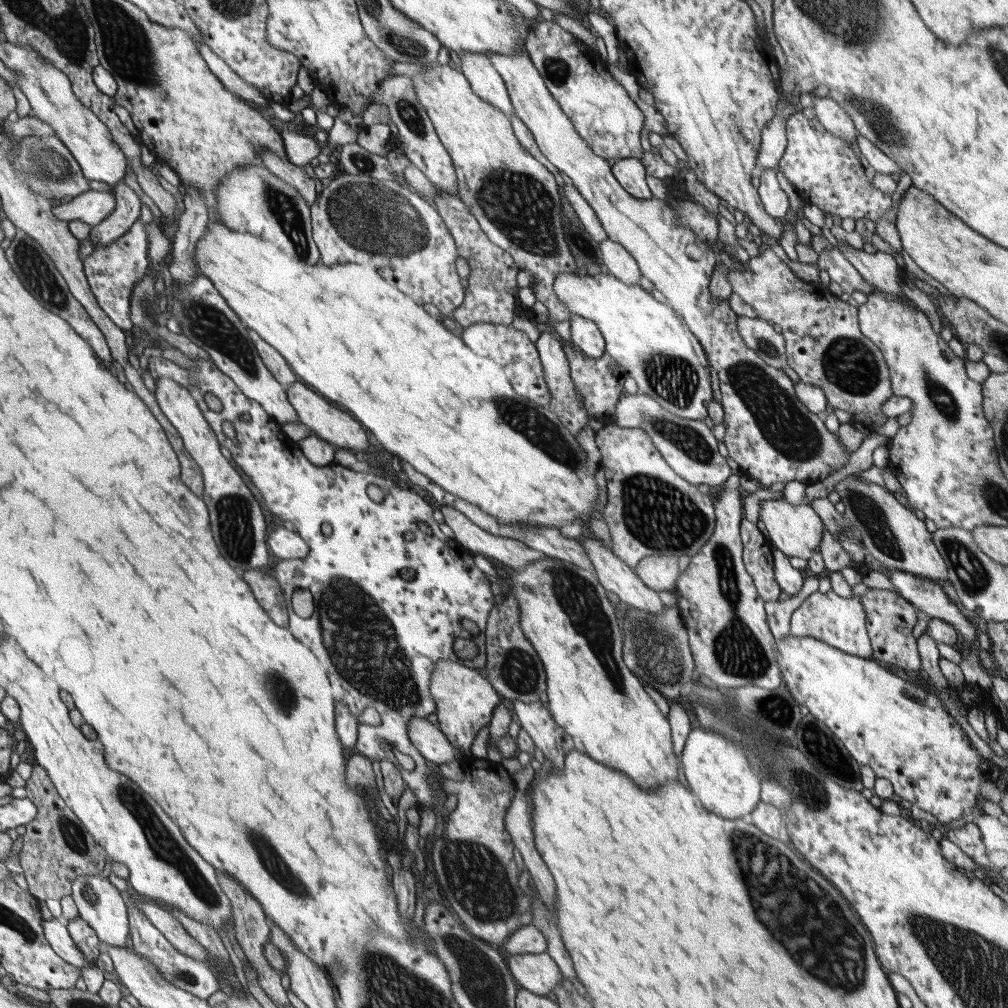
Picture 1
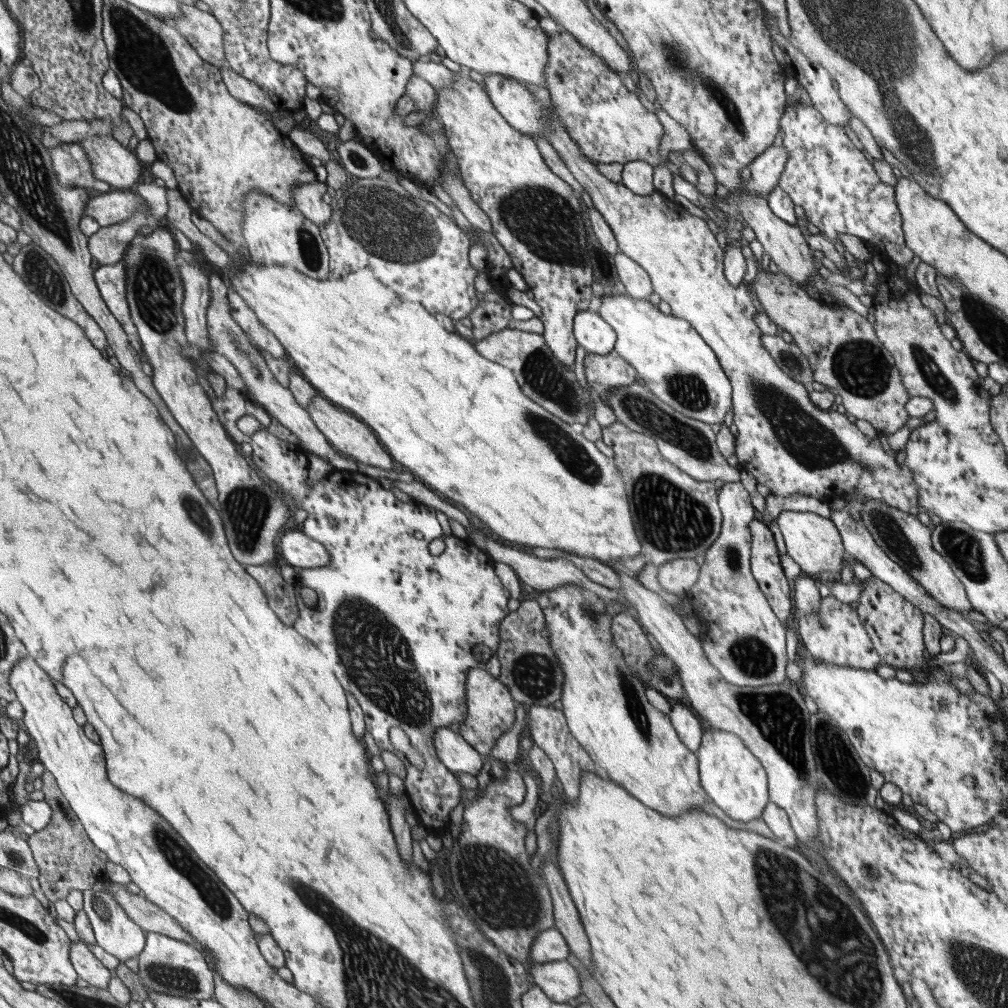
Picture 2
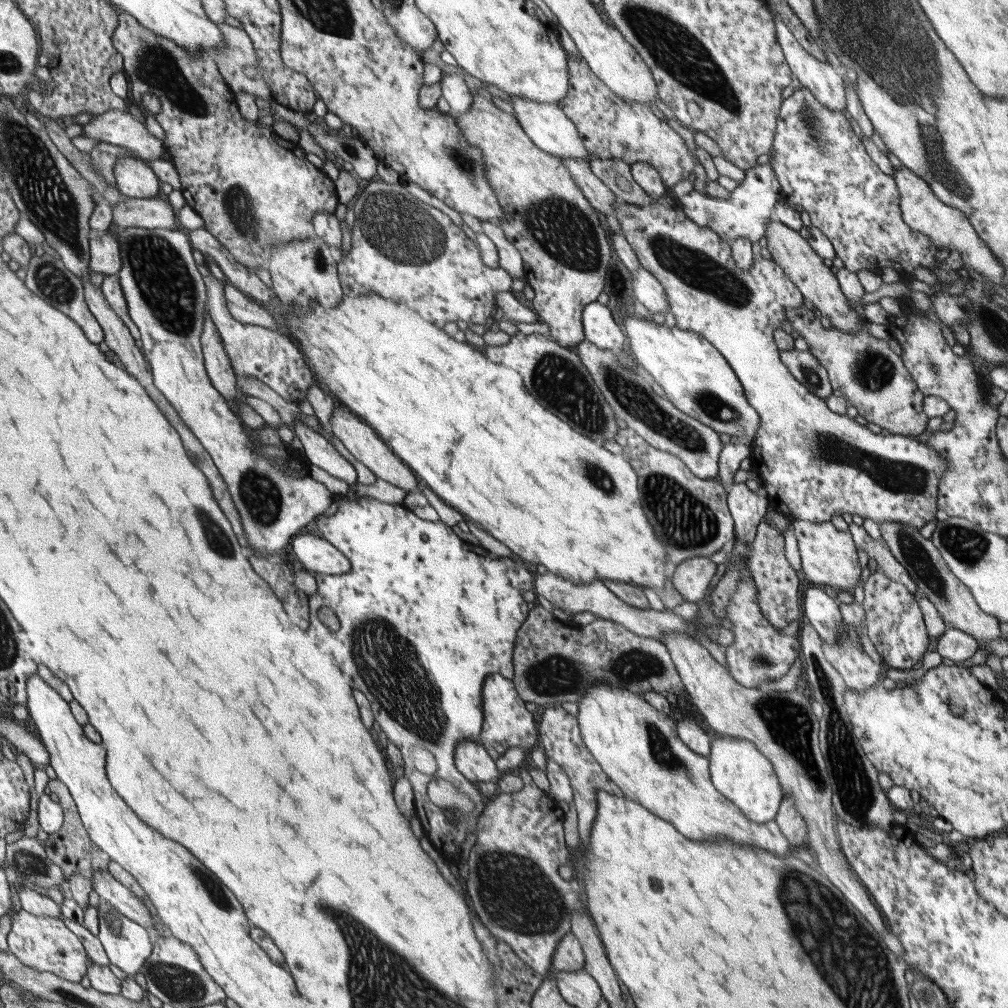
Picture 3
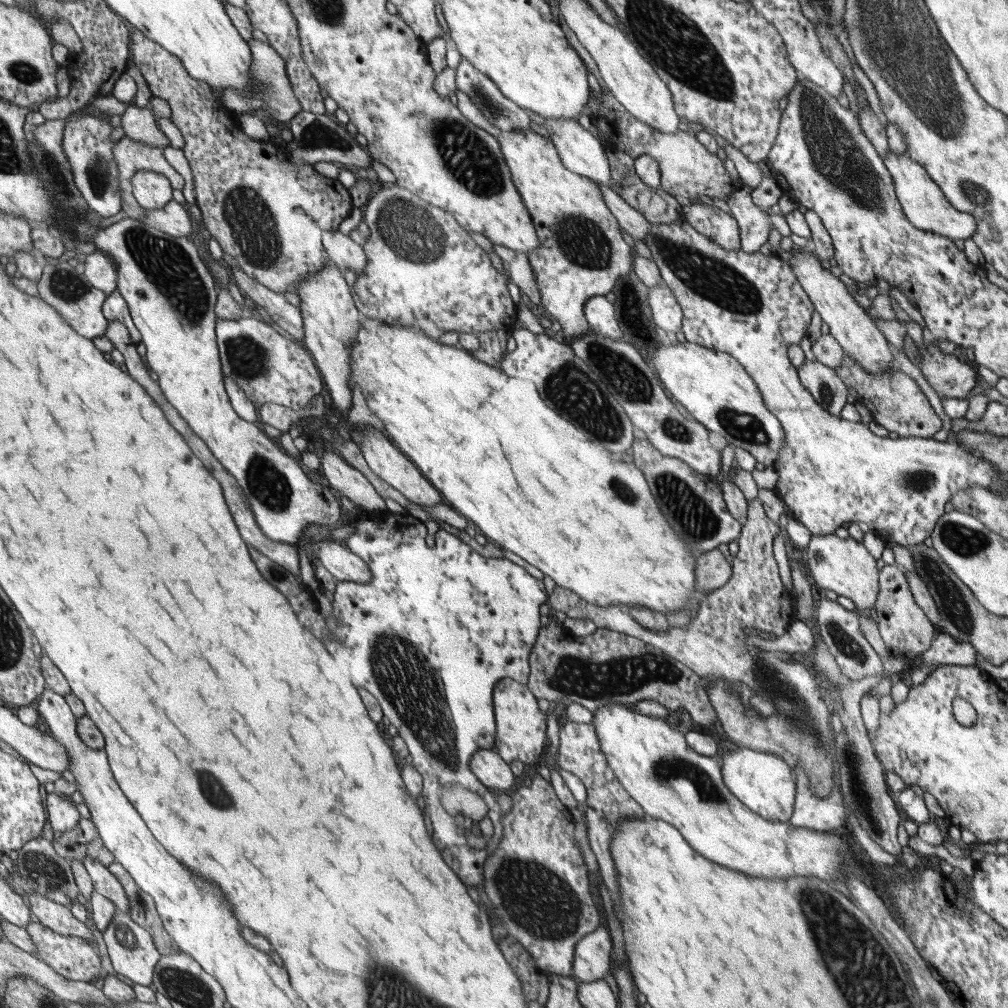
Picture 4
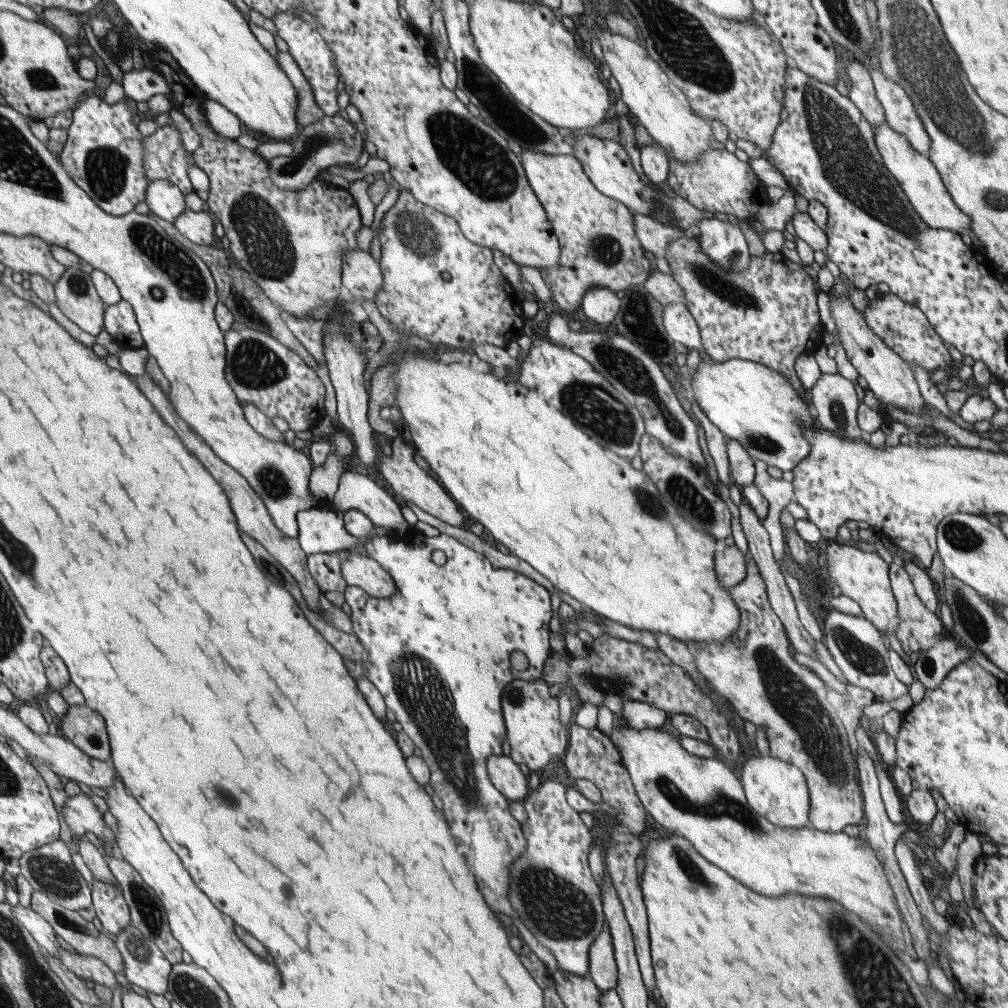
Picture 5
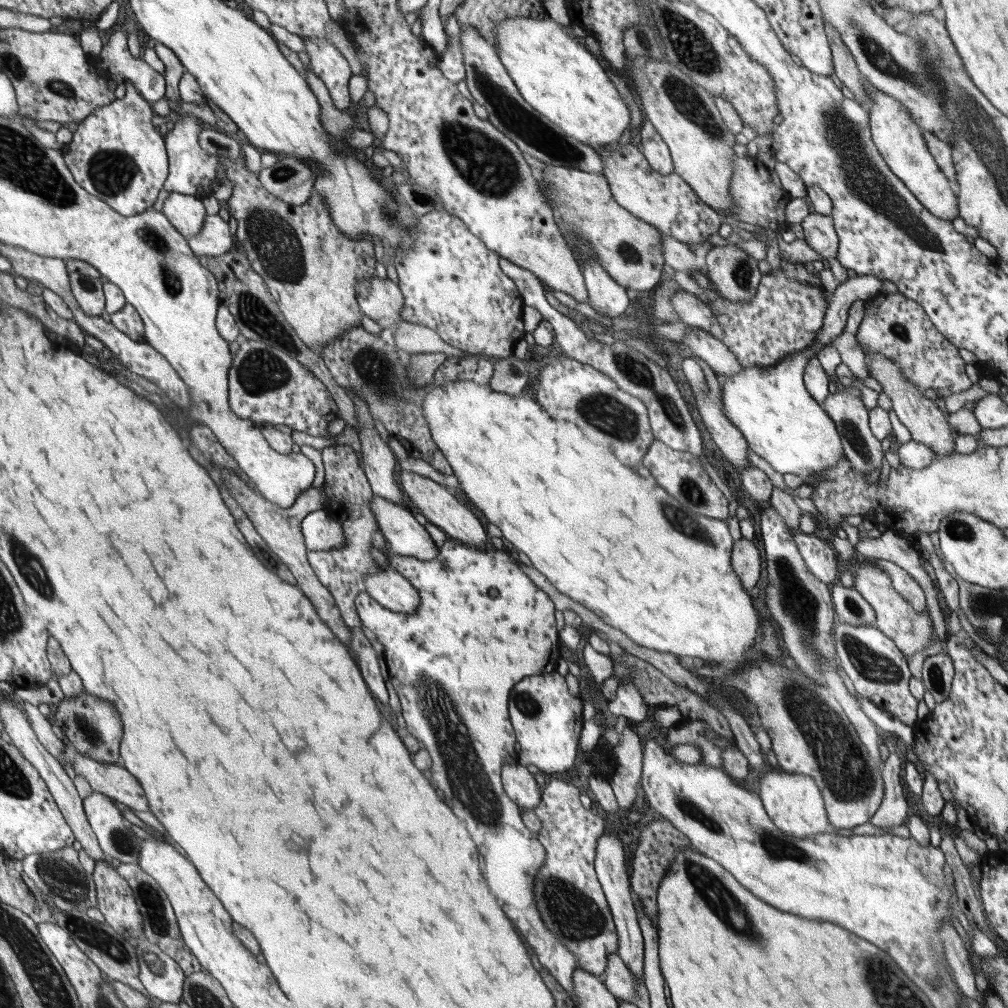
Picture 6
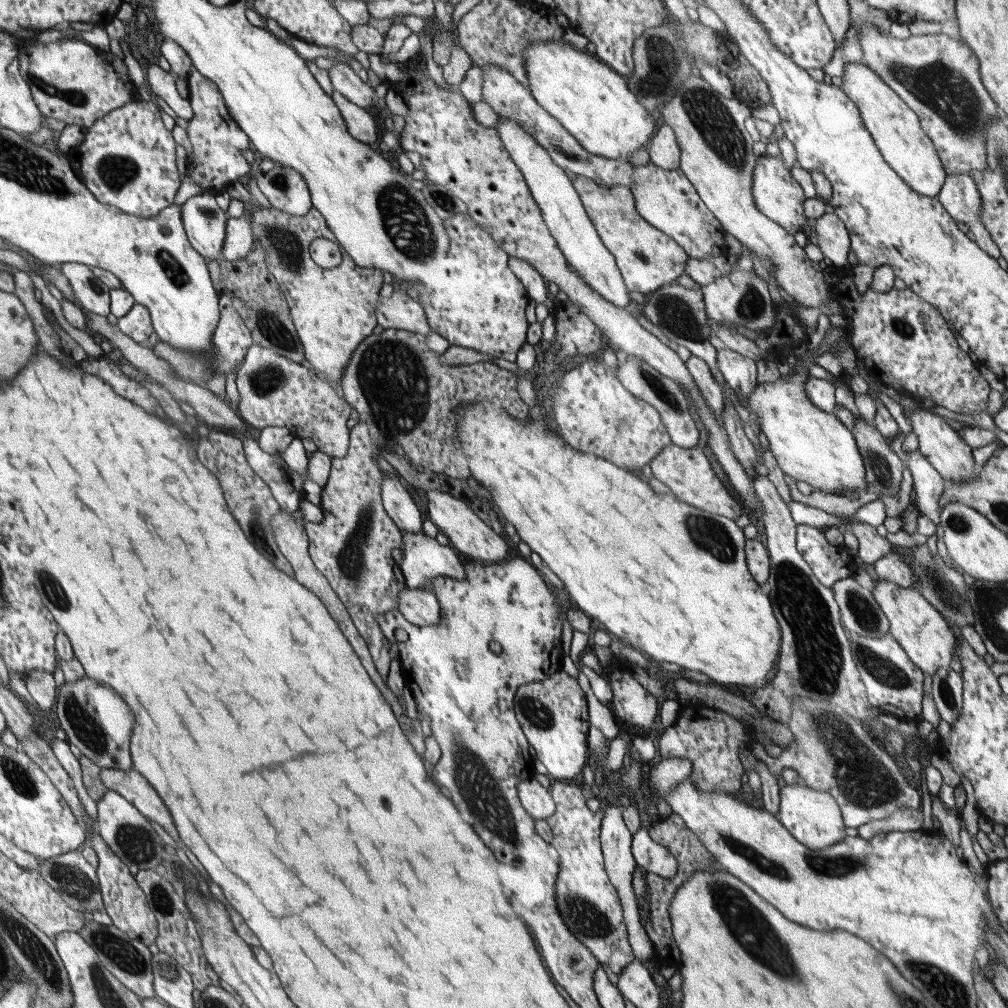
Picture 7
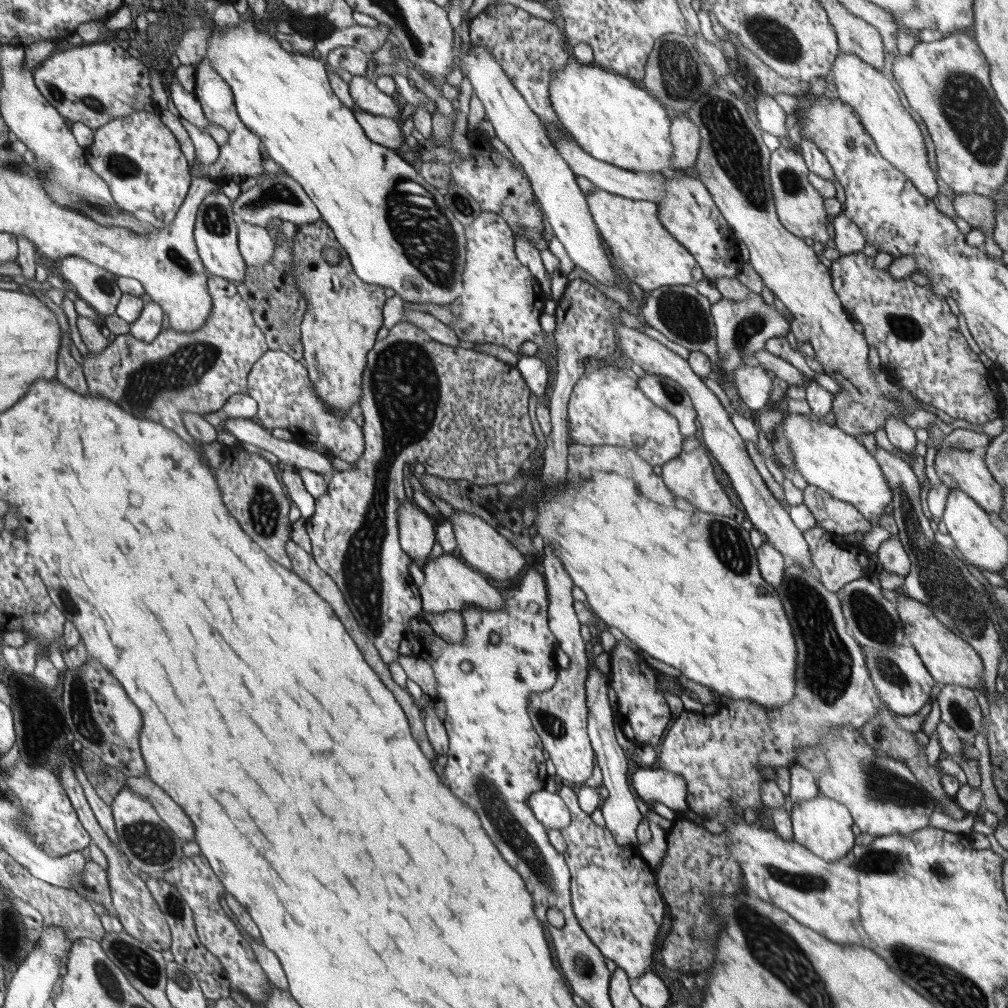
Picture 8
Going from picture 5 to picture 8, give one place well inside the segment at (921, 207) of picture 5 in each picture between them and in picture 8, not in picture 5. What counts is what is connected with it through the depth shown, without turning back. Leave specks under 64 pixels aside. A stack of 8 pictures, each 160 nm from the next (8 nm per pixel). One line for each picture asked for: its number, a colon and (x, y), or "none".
6: (900, 141)
7: (895, 127)
8: (898, 137)

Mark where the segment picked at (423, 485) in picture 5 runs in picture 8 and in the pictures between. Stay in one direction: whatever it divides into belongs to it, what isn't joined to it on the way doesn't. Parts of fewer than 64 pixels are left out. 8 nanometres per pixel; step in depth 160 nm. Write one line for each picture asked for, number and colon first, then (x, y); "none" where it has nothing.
6: (440, 508)
7: (470, 536)
8: (482, 547)

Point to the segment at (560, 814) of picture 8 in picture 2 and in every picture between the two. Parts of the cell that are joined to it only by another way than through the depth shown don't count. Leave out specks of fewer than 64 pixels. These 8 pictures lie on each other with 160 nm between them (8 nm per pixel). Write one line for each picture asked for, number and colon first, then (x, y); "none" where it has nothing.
2: (457, 754)
3: (471, 759)
4: (491, 770)
5: (505, 774)
6: (520, 785)
7: (537, 800)

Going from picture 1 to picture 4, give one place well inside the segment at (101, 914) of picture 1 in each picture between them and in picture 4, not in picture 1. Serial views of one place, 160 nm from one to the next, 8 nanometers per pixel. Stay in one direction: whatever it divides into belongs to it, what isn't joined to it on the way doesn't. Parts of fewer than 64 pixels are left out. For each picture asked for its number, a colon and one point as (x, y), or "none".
2: (115, 931)
3: (127, 944)
4: (132, 951)

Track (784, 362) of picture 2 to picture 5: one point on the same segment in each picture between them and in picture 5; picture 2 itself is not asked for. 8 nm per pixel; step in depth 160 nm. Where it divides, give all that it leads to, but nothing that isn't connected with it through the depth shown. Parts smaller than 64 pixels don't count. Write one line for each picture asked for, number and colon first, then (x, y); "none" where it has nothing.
3: (805, 368)
4: (828, 389)
5: (835, 402)

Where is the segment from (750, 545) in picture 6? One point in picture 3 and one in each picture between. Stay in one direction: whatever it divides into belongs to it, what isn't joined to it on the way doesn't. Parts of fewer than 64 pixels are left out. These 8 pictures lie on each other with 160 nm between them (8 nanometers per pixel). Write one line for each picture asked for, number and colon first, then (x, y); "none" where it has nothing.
3: (691, 578)
4: (713, 570)
5: (730, 564)

